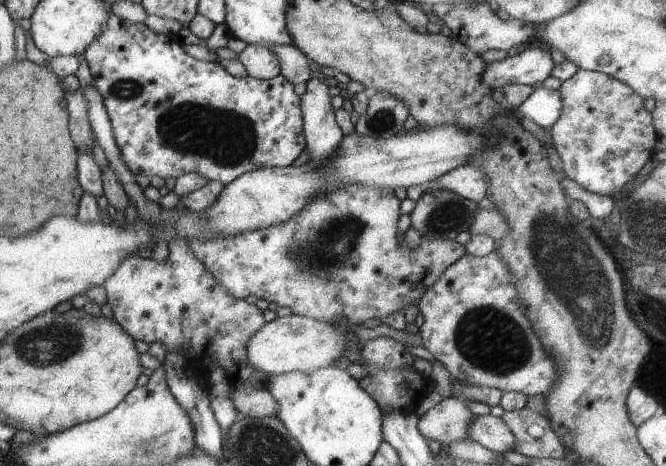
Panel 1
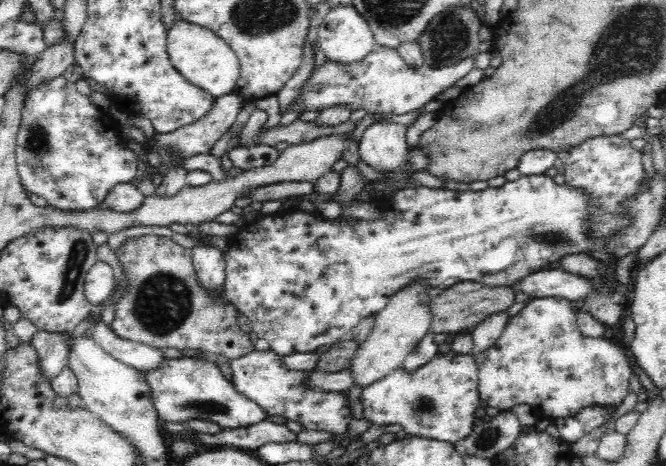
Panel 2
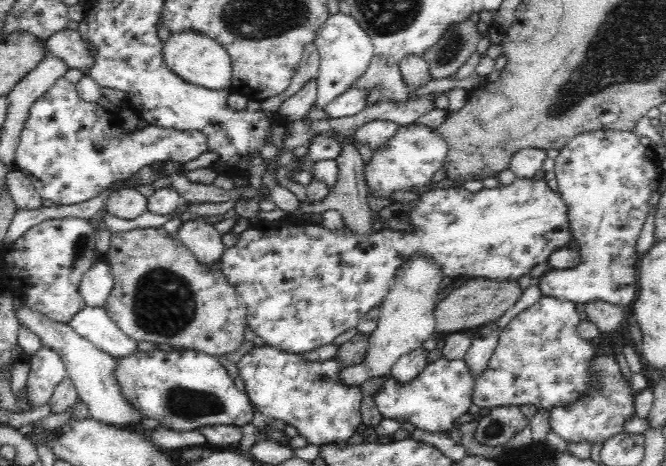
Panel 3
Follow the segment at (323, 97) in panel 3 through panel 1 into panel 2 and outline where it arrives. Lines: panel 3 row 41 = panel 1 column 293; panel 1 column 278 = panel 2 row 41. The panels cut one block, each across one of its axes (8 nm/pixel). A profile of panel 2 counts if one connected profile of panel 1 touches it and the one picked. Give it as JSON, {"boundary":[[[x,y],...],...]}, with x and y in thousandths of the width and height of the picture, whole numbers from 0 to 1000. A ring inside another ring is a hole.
{"boundary":[[[500,13],[486,34],[489,47],[483,43],[479,54],[476,88],[489,131],[511,139],[530,137],[550,124],[550,118],[560,109],[563,86],[559,67],[530,13]]]}

